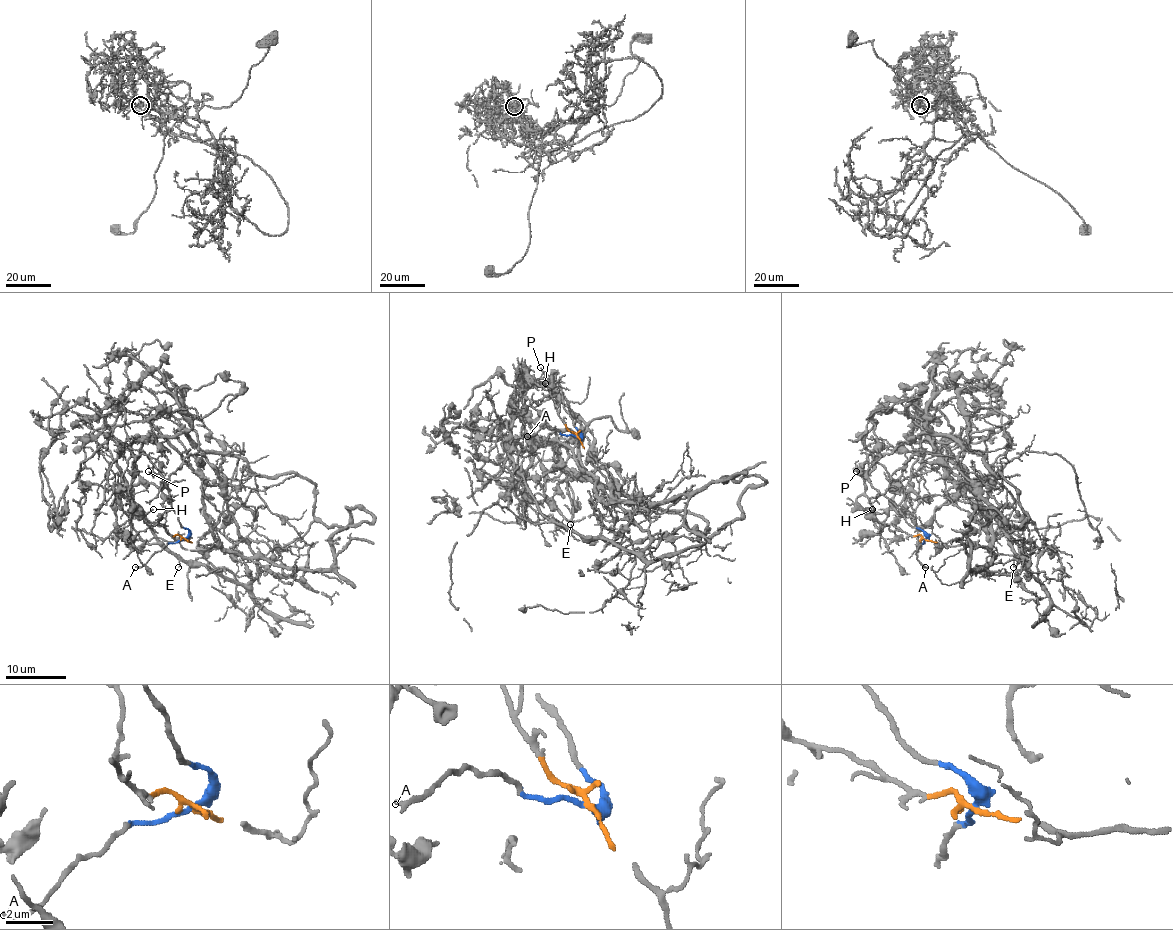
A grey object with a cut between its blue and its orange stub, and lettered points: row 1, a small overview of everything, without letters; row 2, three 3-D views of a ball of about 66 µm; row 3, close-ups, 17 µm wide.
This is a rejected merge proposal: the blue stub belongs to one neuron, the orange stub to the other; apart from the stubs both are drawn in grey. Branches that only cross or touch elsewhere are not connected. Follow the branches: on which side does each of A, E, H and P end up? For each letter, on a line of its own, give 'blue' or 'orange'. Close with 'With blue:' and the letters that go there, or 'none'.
A: blue
E: blue
H: orange
P: blue
With blue: A, E, P

